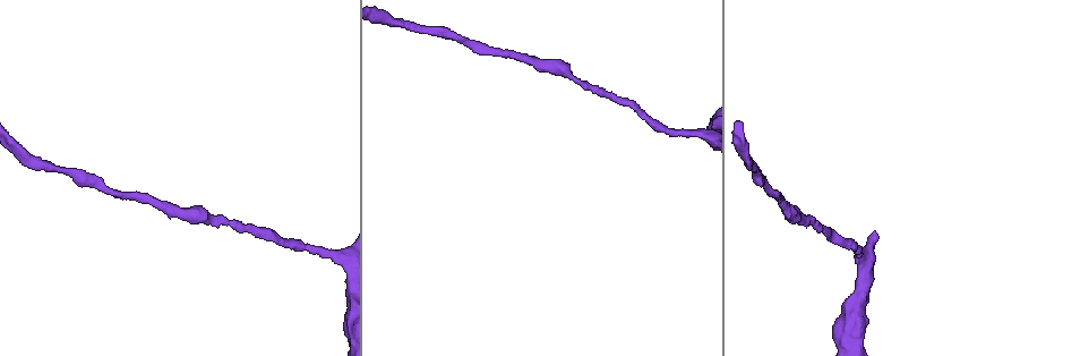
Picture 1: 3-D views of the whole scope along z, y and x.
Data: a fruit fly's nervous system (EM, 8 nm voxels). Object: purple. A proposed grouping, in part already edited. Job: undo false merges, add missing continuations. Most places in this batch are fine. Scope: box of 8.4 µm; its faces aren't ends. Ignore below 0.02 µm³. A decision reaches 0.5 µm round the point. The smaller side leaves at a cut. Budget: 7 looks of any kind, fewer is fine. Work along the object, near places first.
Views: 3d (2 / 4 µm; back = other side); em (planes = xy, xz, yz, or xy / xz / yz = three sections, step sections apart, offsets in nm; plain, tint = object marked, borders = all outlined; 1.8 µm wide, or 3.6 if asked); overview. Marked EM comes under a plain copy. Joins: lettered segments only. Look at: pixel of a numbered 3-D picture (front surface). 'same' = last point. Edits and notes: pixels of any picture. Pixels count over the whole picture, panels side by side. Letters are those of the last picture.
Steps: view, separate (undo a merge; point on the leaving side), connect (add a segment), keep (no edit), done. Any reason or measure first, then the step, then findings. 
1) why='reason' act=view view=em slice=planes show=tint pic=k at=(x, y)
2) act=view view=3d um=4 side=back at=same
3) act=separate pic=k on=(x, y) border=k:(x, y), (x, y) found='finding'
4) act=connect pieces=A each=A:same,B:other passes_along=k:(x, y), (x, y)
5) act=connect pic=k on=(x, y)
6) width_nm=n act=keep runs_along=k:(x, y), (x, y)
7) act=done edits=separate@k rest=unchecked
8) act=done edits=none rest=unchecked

why='narrows sharply' act=view view=3d um=2 pic=1 at=(58, 166)

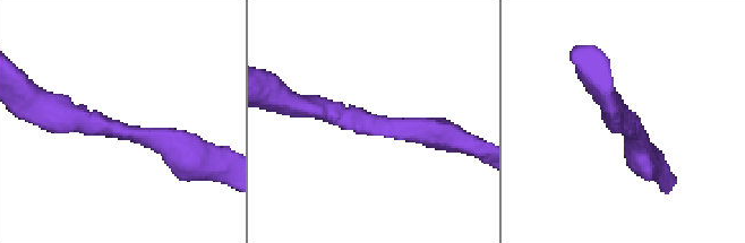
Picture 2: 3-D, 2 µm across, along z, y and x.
arm_widths_nm=190,200 why='shape alone is not enough' act=view view=em slice=yz step=16 show=tint pic=2 at=(124, 127)

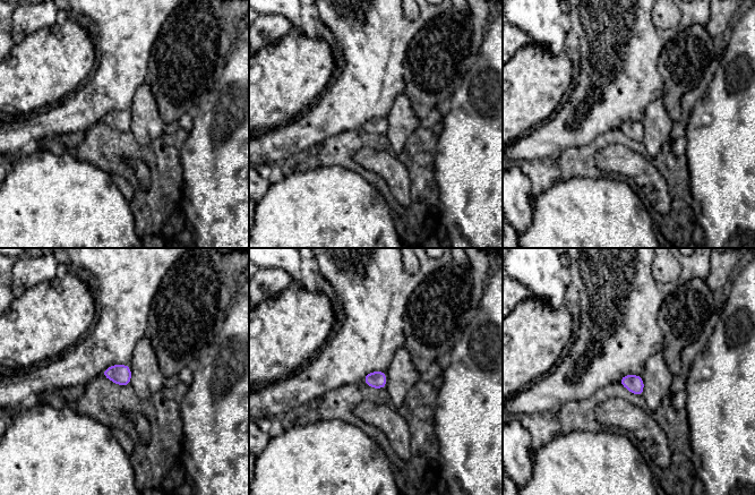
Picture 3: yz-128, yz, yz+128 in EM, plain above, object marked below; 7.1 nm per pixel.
act=view view=em slice=planes show=borders at=same

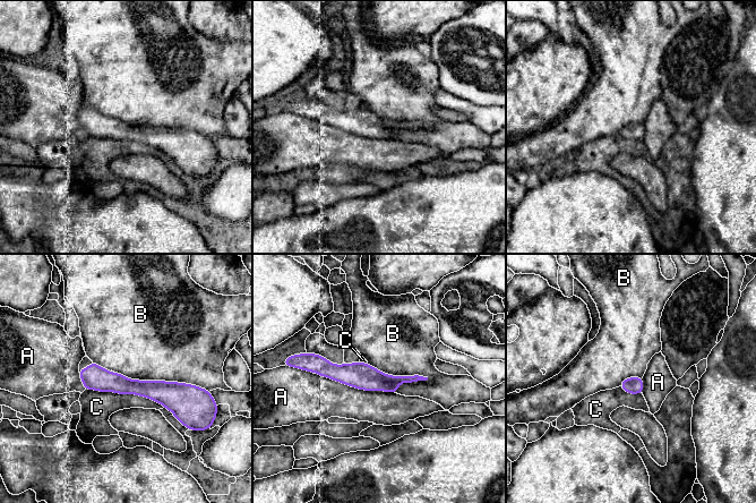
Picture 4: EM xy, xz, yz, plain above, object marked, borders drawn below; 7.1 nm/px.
act=keep each=A:other,B:other,C:other border=4:(368, 363), (388, 374), (428, 378) found='all the same cell'

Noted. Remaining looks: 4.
why='calibre changes' act=view view=em slice=xy step=8 show=borders pic=1 at=(564, 71)

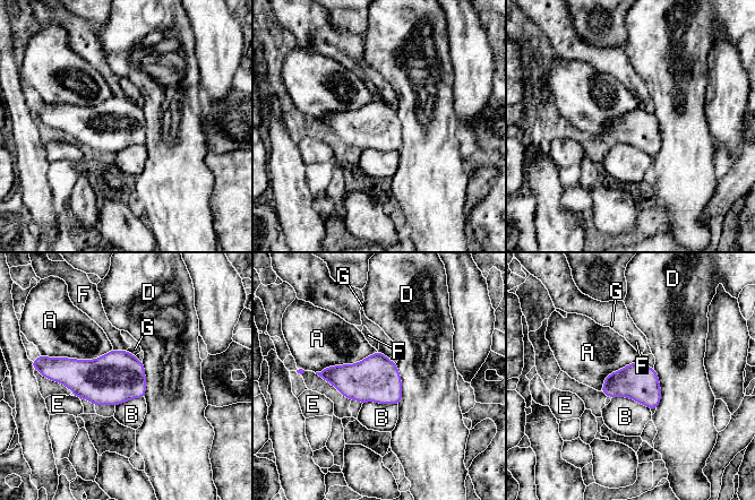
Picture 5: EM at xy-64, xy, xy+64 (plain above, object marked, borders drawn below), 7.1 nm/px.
act=keep each=A:other,B:other,D:other,E:other,F:other,G:other border=5:(377, 351), (315, 372) found='all the same cell'

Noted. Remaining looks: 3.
why='three arms meet' act=view view=em slice=planes show=borders pic=1 at=(859, 255)

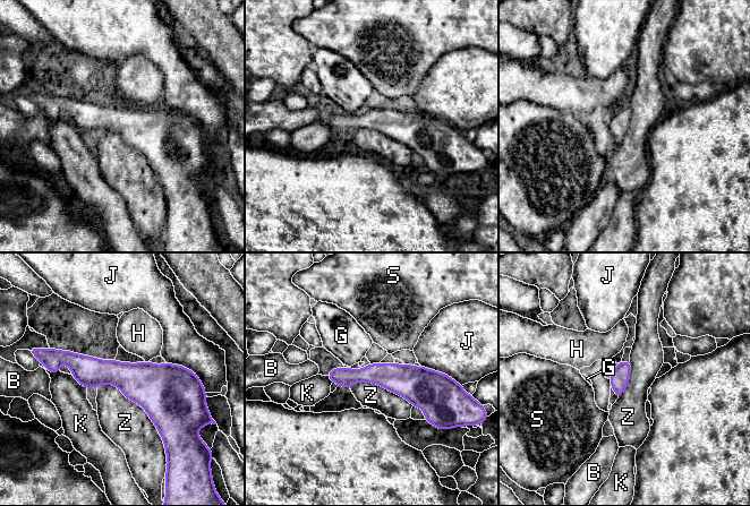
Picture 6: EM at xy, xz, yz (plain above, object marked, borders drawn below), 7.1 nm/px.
longest_contact=Z:650nm act=keep each=B:other,G:other,H:other,J:other,K:other,S:other,Z:other found='one cell here'

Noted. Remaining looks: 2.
act=done edits=none rest=unchecked

